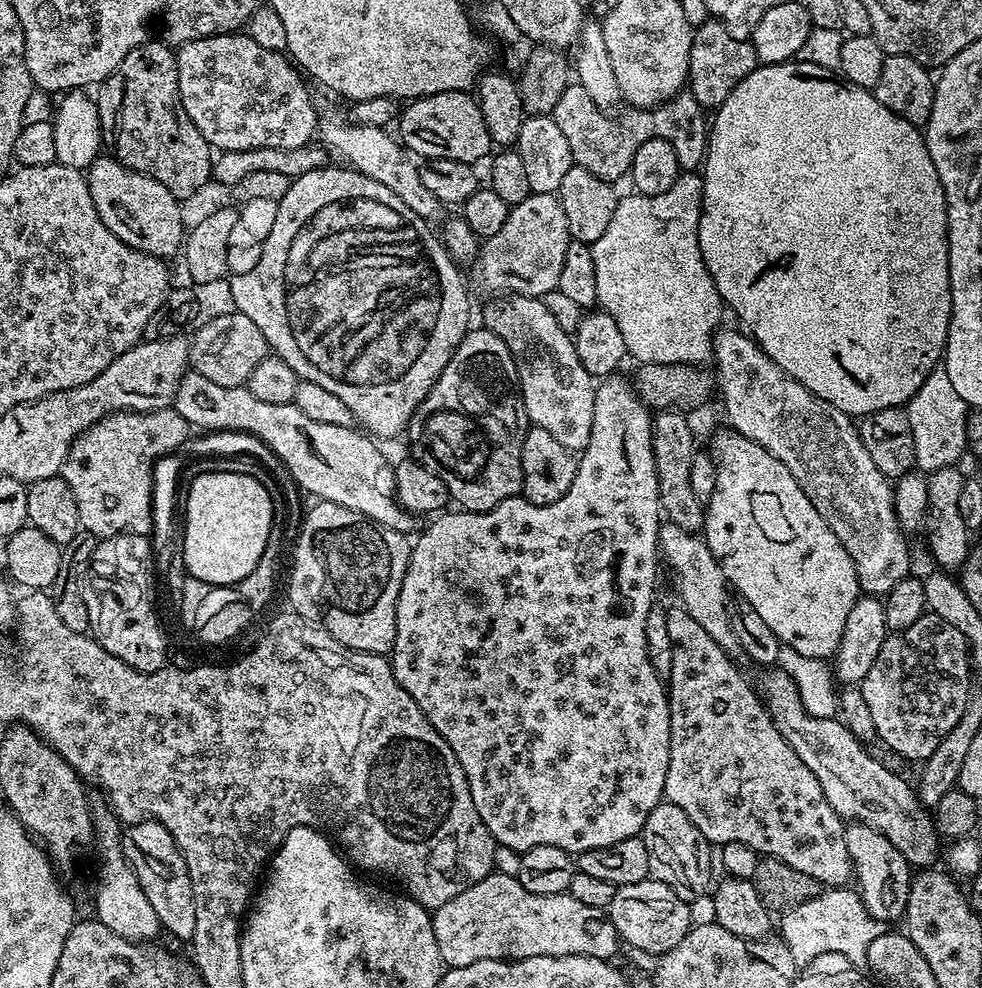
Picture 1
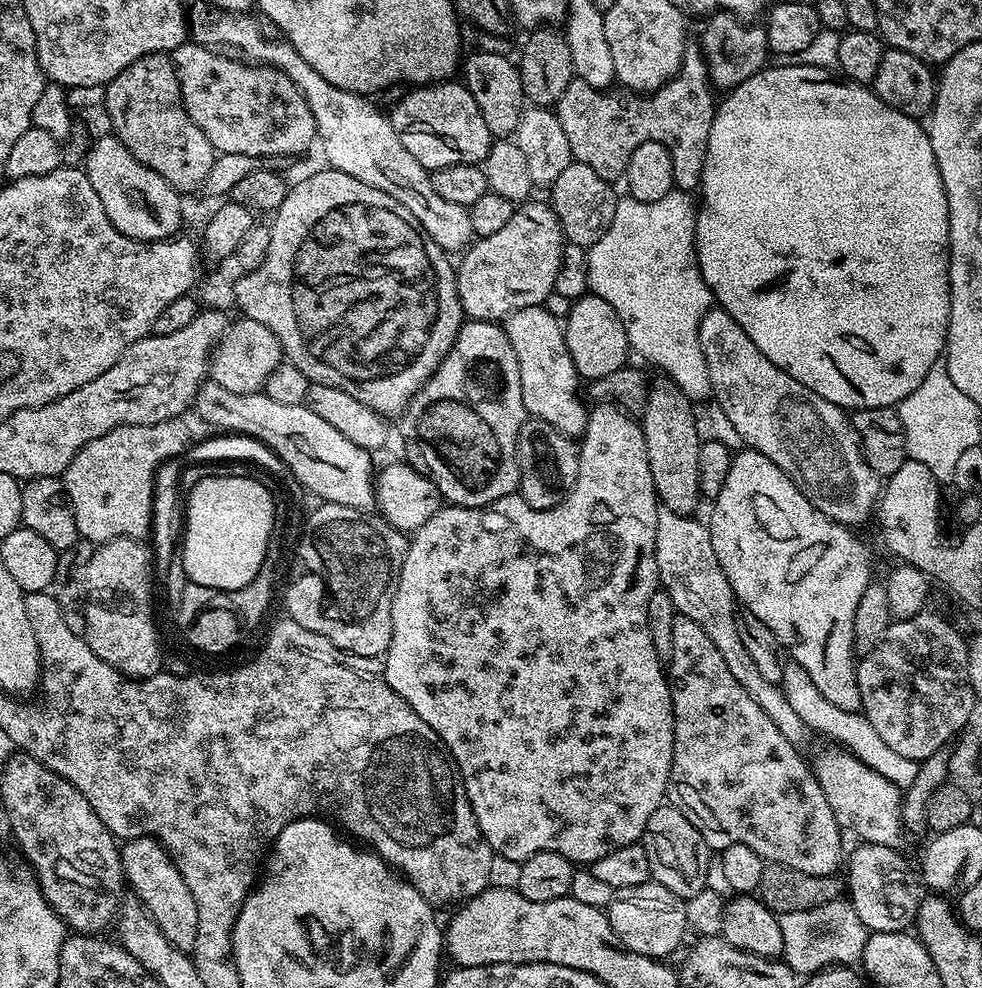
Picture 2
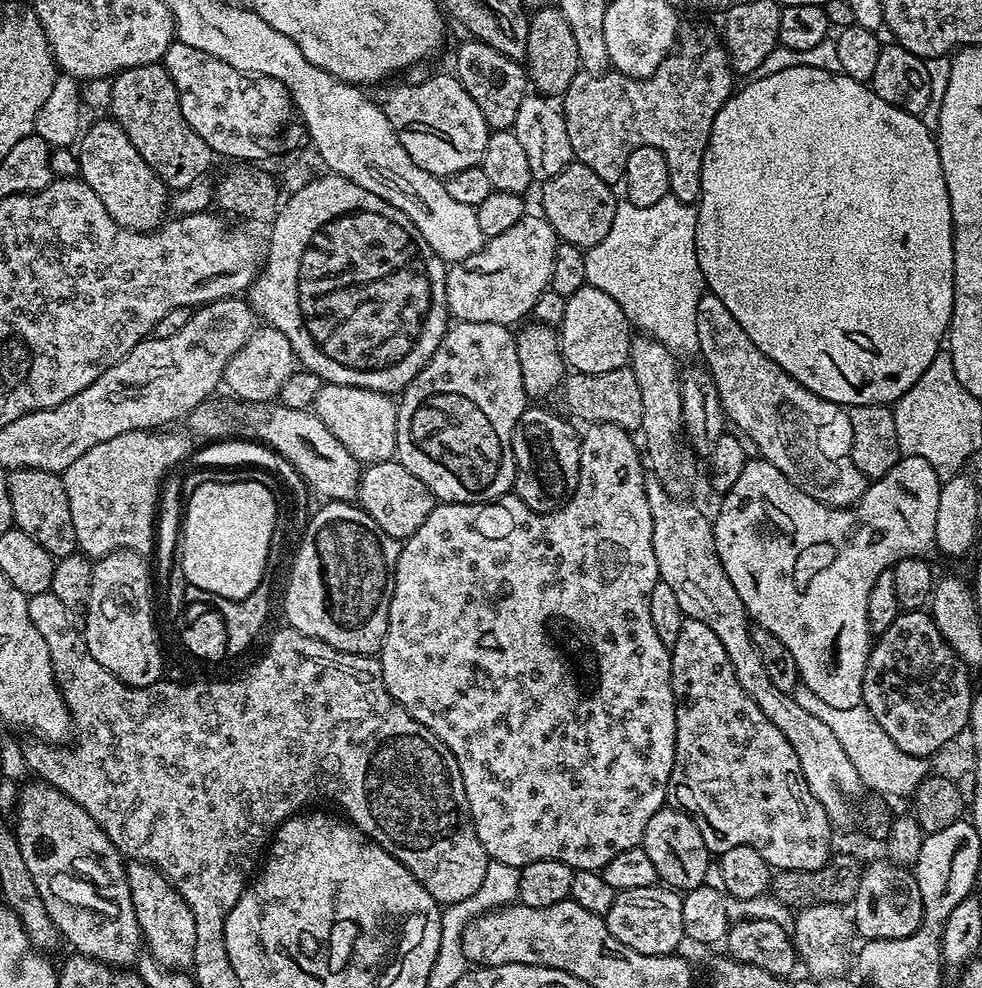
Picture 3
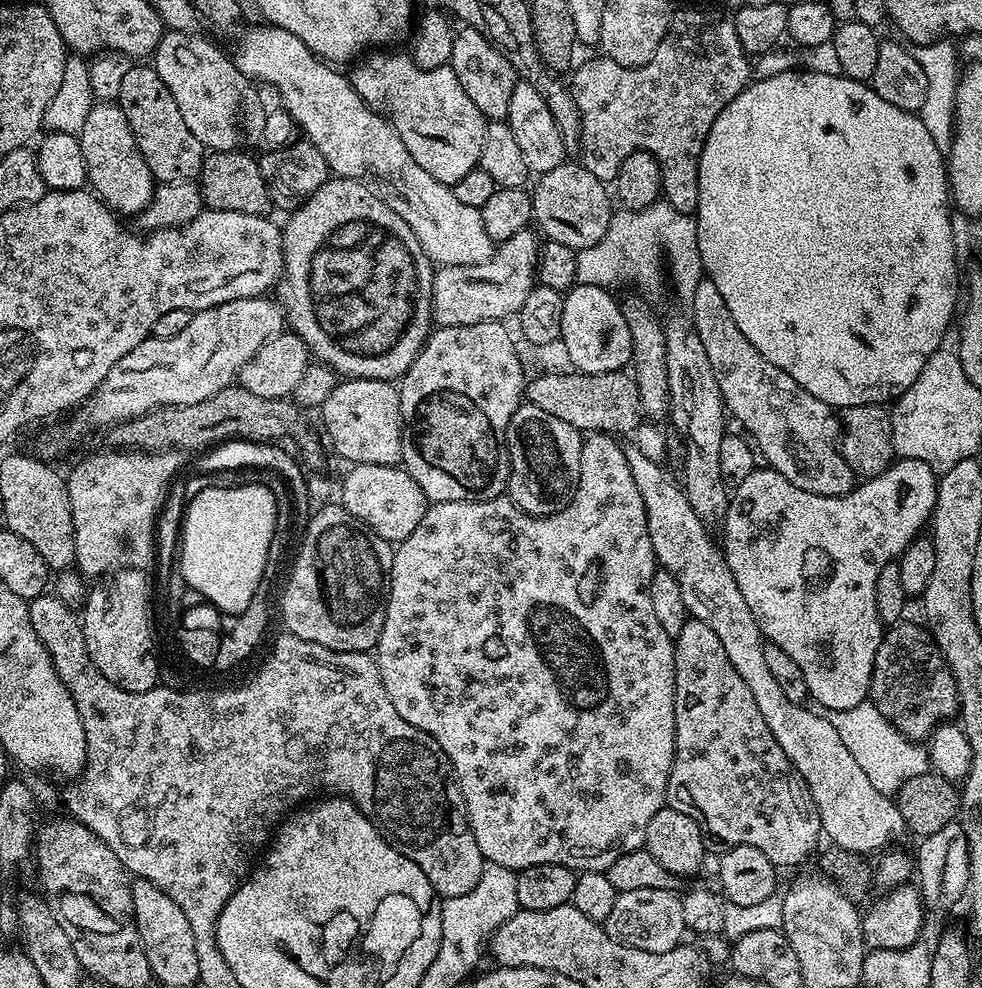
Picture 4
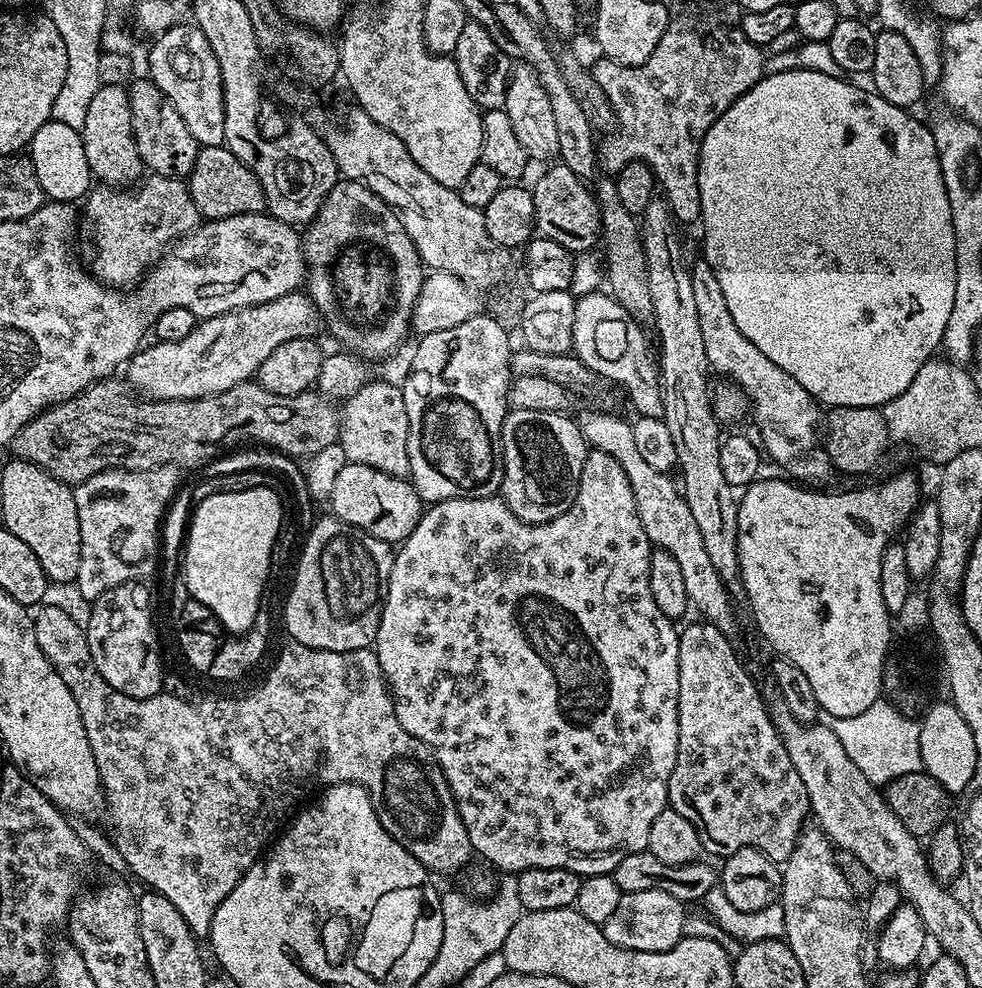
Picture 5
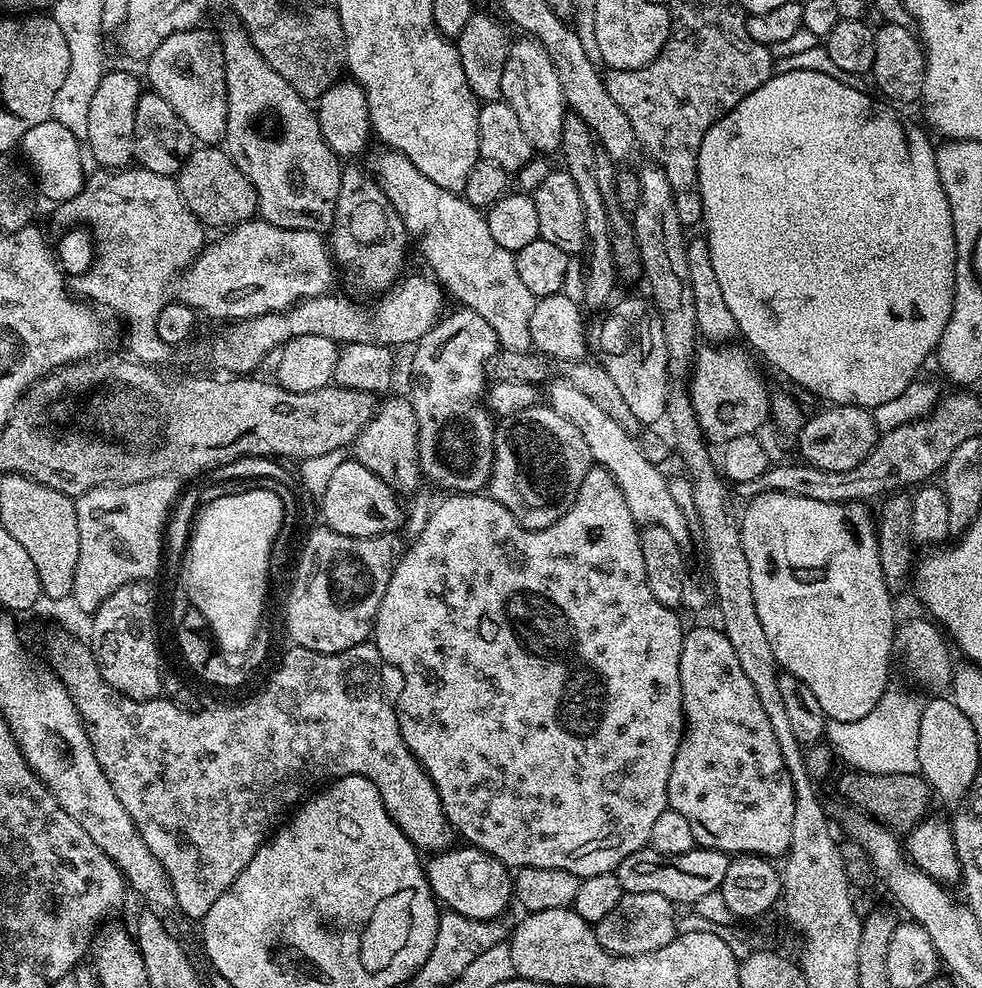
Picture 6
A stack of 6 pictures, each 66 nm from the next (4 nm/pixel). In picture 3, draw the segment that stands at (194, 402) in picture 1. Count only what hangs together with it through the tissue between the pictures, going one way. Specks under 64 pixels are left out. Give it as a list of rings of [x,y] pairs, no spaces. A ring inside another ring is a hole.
[[[279,402],[249,403],[246,410],[249,422],[256,427],[255,439],[288,460],[313,493],[316,491],[328,502],[348,502],[357,495],[362,471],[360,461],[353,458],[350,450],[346,450],[330,430],[326,430],[315,412],[290,410],[290,406]]]

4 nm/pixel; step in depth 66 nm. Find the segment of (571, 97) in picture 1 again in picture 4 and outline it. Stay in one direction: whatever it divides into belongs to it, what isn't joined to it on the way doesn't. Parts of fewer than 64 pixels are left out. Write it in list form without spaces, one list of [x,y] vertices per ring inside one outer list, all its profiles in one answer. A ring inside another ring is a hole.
[[[684,8],[681,12],[673,11],[670,16],[668,32],[662,38],[662,42],[658,42],[658,50],[654,50],[654,58],[650,58],[648,64],[643,64],[637,68],[622,66],[603,54],[596,54],[593,60],[588,60],[585,64],[578,64],[575,65],[575,68],[577,67],[576,73],[573,74],[572,80],[570,79],[570,87],[572,97],[576,103],[576,109],[582,118],[582,138],[580,139],[578,154],[582,159],[584,168],[590,170],[590,174],[594,174],[594,178],[612,182],[615,181],[618,170],[622,170],[622,162],[626,162],[626,158],[630,158],[630,154],[651,152],[662,170],[663,199],[672,204],[674,210],[678,210],[687,216],[692,216],[698,206],[698,162],[702,154],[702,146],[710,134],[710,126],[714,126],[714,118],[718,118],[718,114],[722,114],[722,110],[726,110],[726,106],[730,102],[734,102],[734,98],[738,98],[738,94],[742,89],[747,88],[753,79],[753,61],[750,59],[747,50],[742,46],[742,42],[738,42],[738,30],[736,29],[735,19],[731,15],[719,16],[716,12],[703,12],[700,8]]]

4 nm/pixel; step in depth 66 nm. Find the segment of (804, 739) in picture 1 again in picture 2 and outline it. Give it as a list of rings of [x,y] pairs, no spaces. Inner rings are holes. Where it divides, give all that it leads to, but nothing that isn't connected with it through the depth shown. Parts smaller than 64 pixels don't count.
[[[843,746],[824,748],[814,760],[816,781],[822,786],[822,794],[826,794],[826,802],[830,802],[830,810],[834,810],[834,818],[845,833],[853,832],[857,841],[878,846],[890,846],[899,849],[900,843],[906,840],[904,823],[902,822],[902,790],[894,786],[878,770],[870,770],[859,758]]]

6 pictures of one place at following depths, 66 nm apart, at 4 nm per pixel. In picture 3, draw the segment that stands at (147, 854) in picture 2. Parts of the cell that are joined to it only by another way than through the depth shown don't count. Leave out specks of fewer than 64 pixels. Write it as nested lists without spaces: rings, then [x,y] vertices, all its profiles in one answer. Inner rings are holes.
[[[132,862],[127,865],[127,870],[128,881],[130,882],[130,898],[134,902],[134,914],[138,918],[140,934],[147,951],[164,968],[173,970],[191,969],[196,935],[194,934],[194,914],[190,914],[190,906],[186,906],[182,894],[178,894],[176,887],[151,864]]]

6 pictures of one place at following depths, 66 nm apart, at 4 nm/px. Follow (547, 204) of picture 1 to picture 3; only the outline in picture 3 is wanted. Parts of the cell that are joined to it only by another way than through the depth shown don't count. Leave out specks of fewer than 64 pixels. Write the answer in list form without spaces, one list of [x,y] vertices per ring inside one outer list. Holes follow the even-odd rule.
[[[526,214],[514,222],[510,230],[487,237],[478,254],[470,254],[470,258],[448,268],[446,302],[448,315],[453,321],[516,326],[531,313],[534,302],[538,302],[542,293],[549,291],[558,241],[554,226],[550,226],[543,215],[535,215]]]

